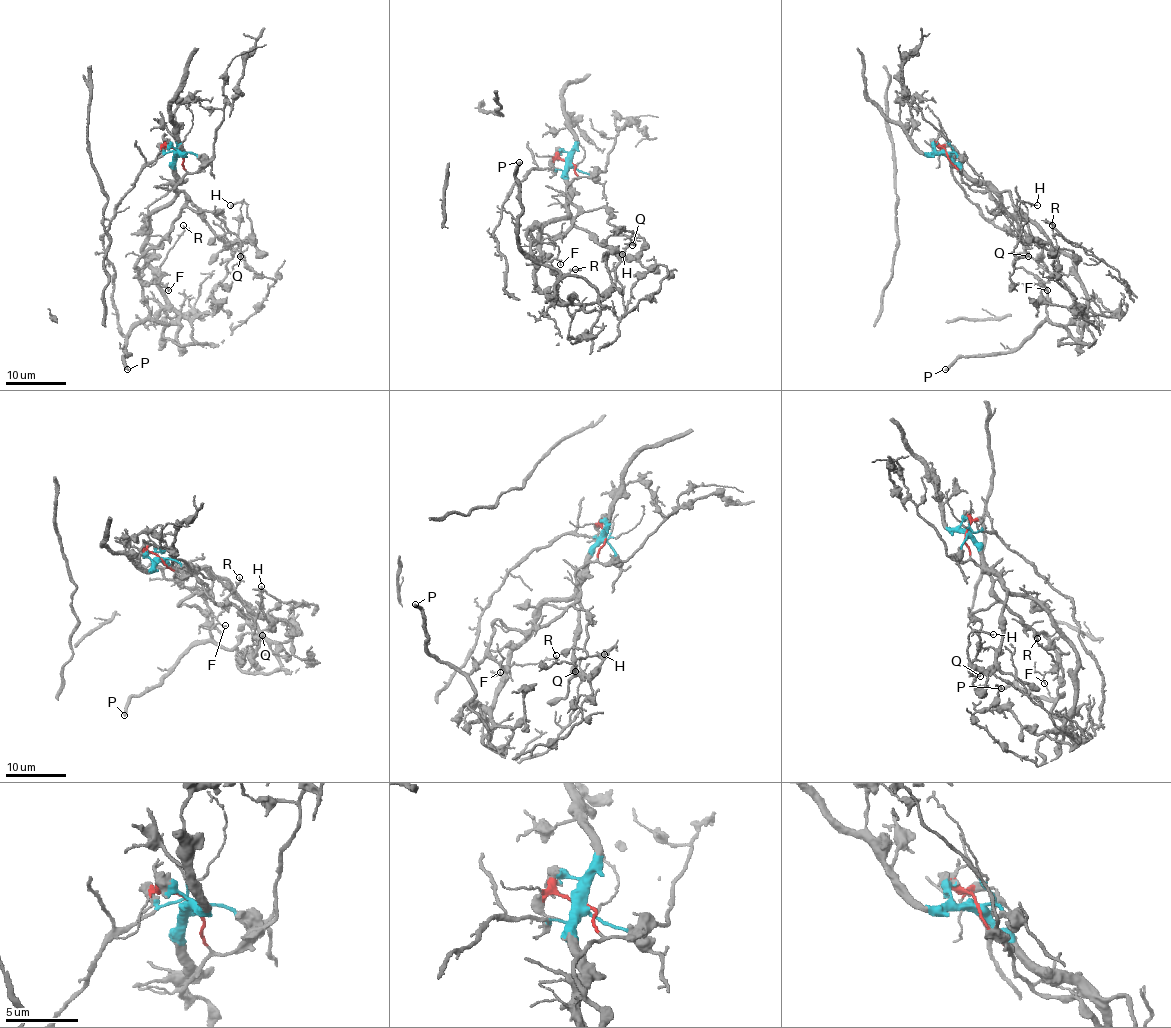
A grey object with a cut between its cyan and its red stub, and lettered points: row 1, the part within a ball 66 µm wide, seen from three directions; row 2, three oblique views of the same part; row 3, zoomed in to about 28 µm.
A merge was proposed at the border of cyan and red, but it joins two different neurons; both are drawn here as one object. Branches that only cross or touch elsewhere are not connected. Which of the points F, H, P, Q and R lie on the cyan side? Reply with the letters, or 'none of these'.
H

